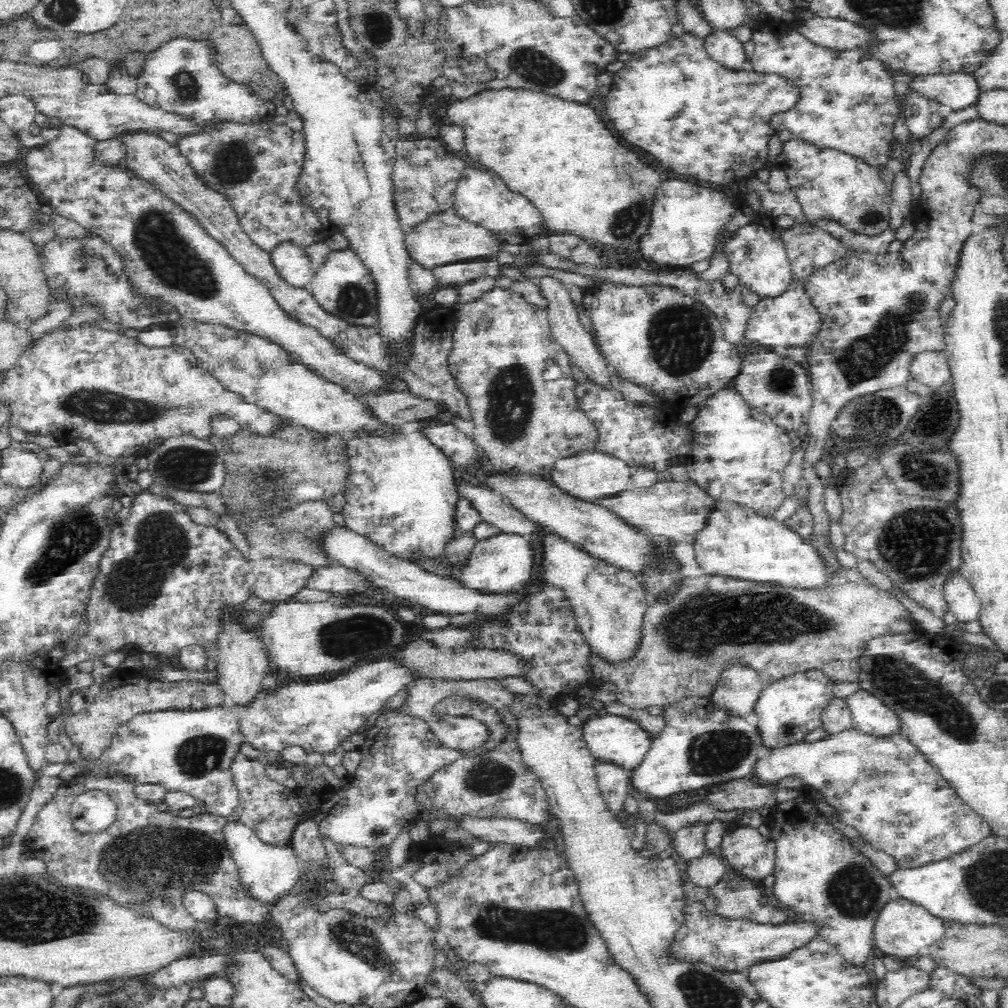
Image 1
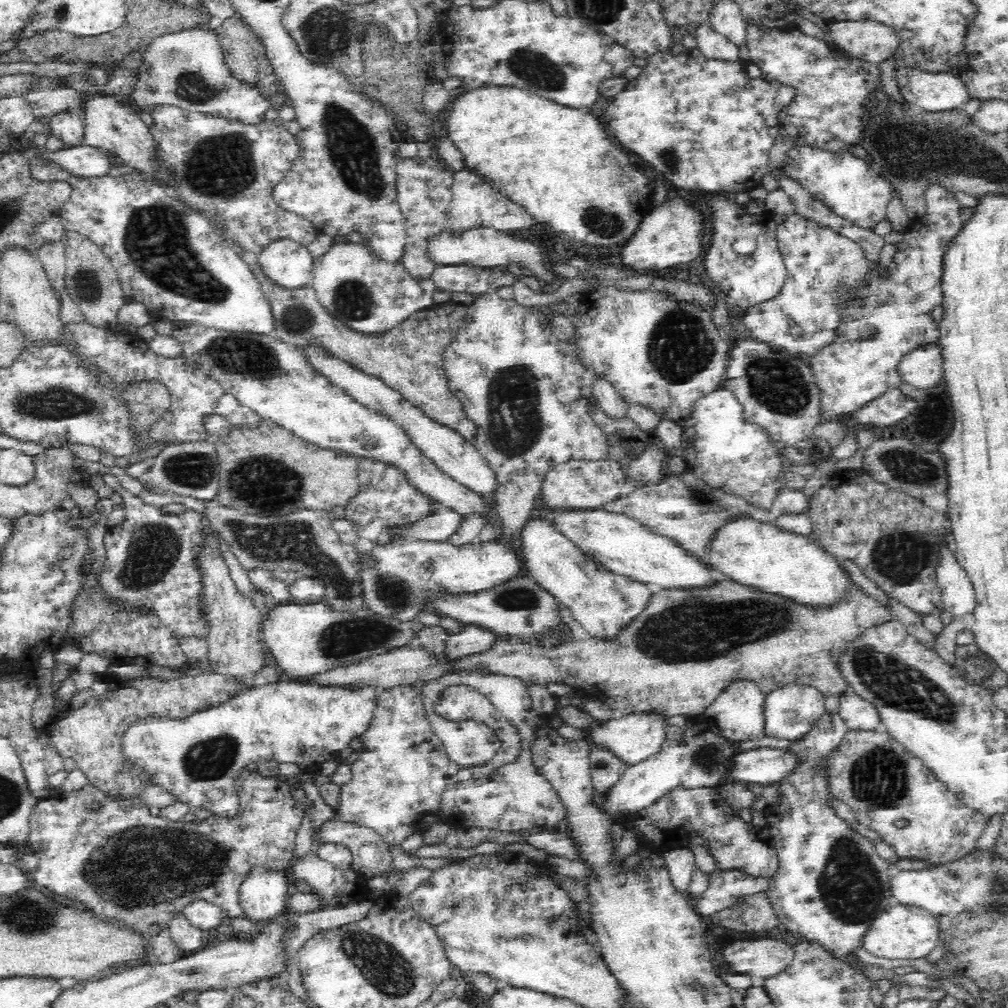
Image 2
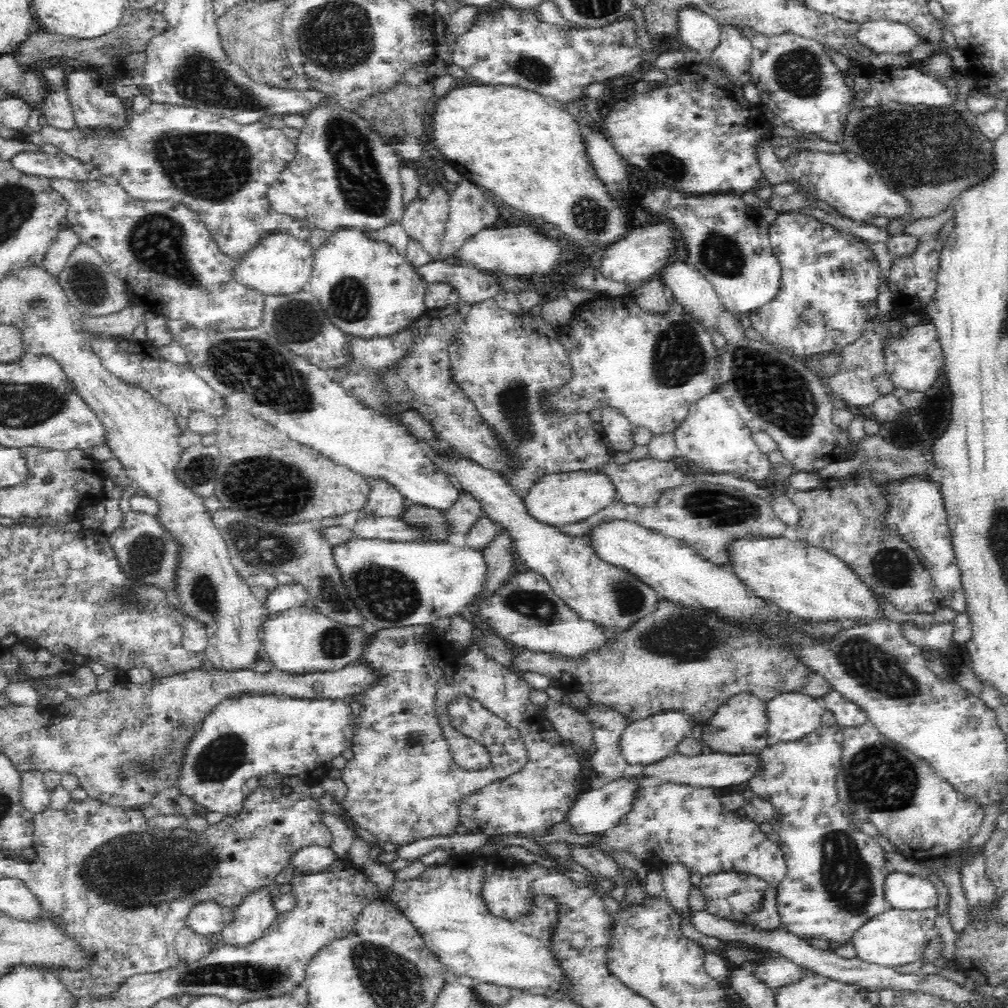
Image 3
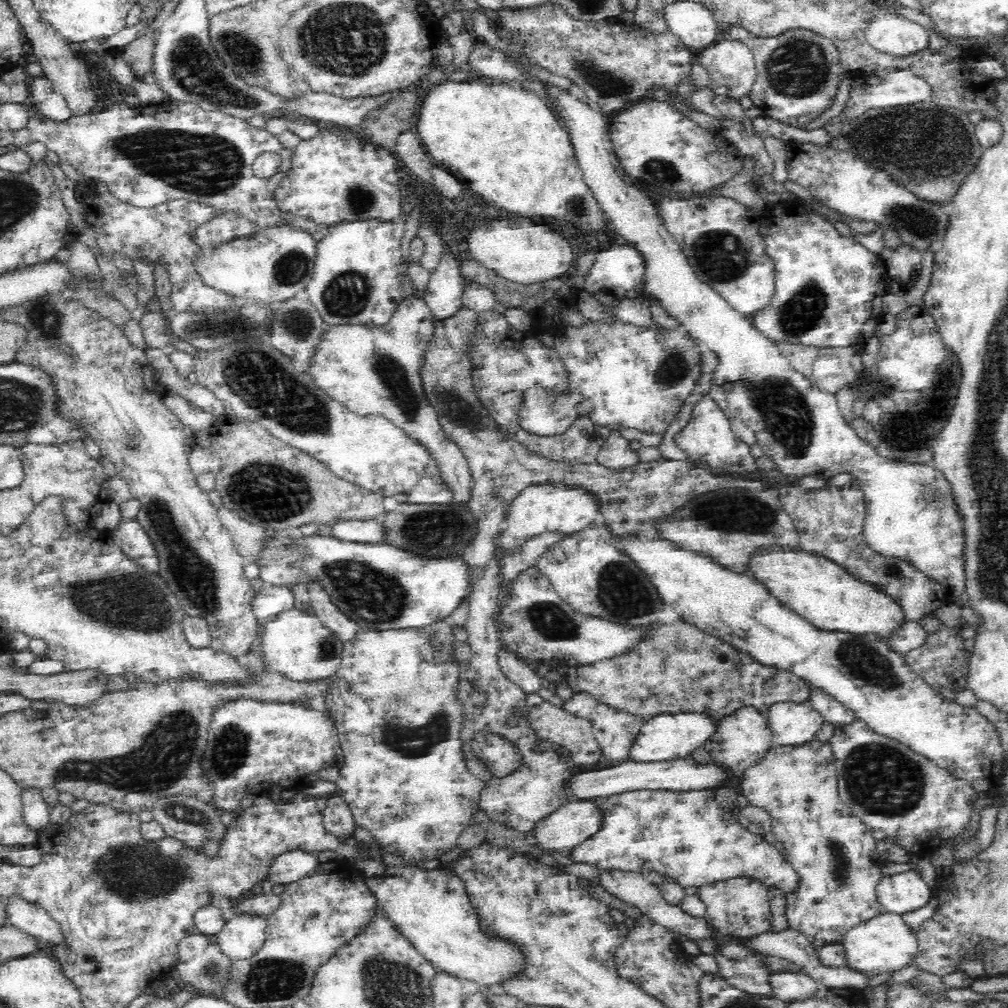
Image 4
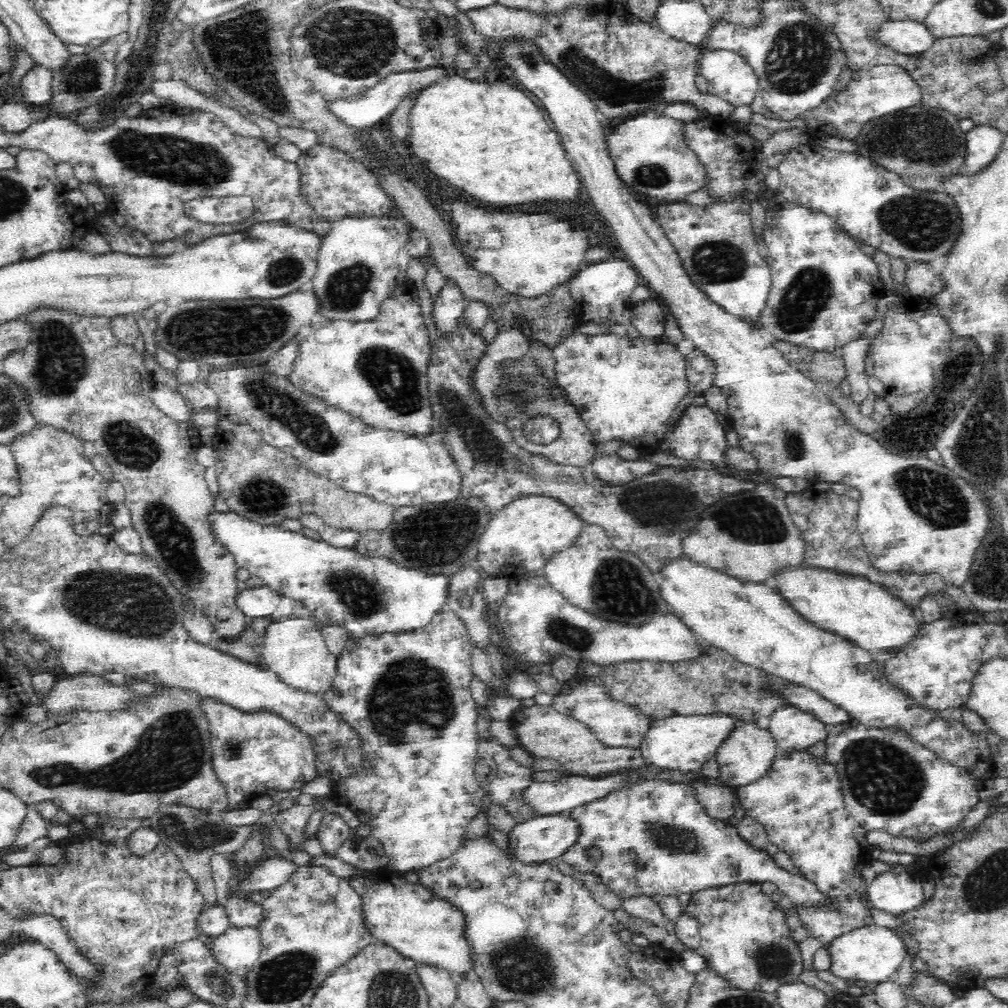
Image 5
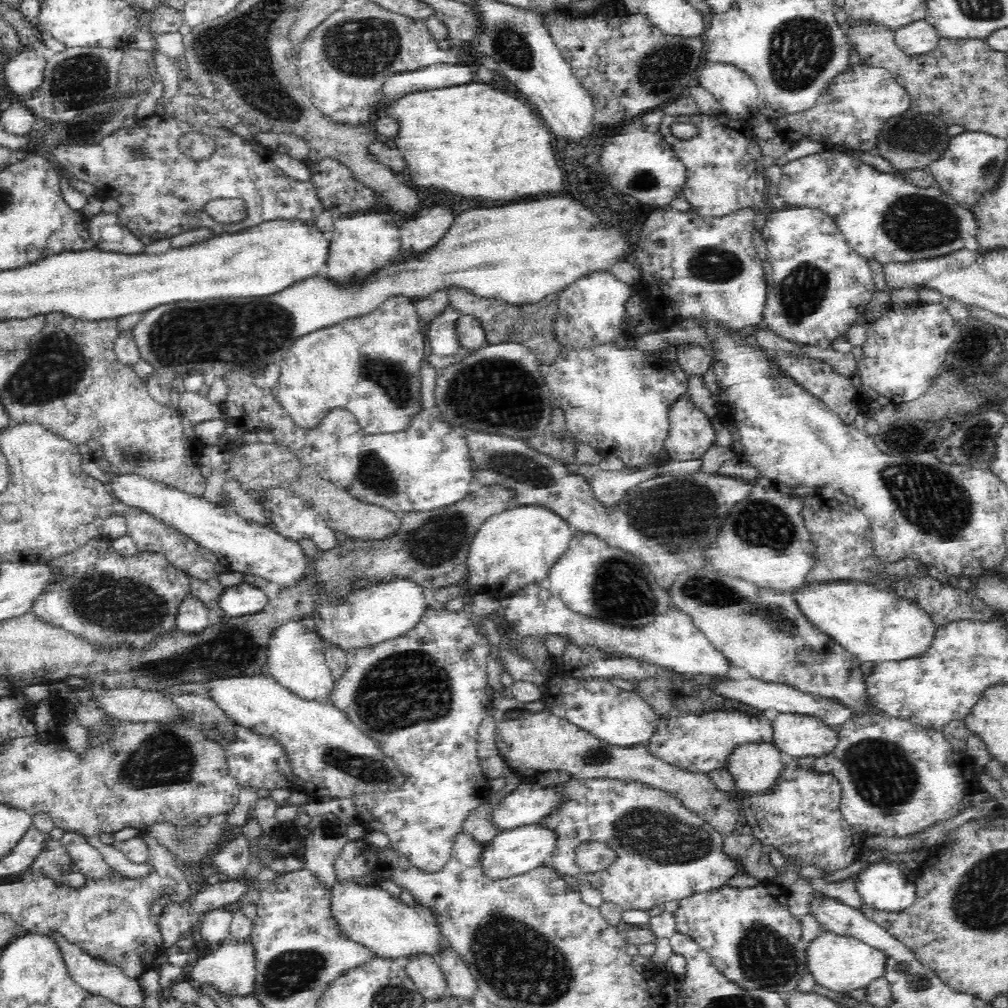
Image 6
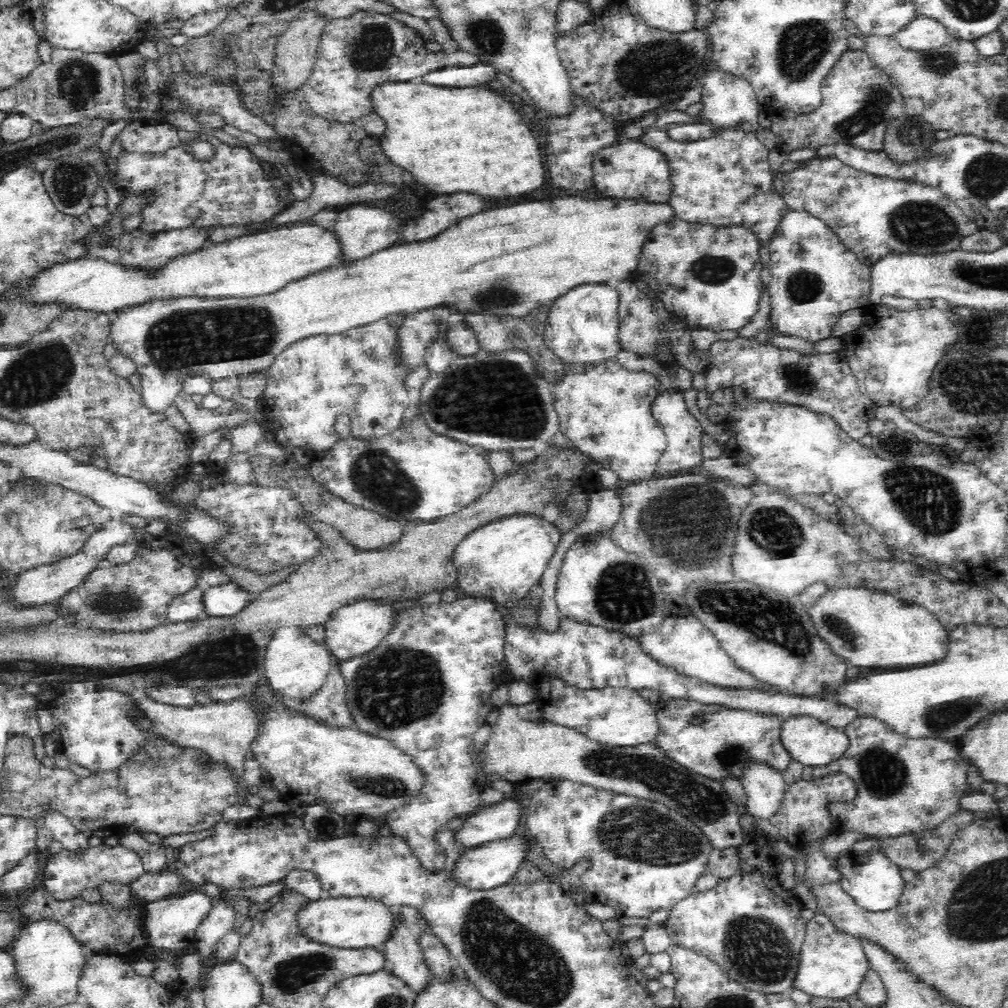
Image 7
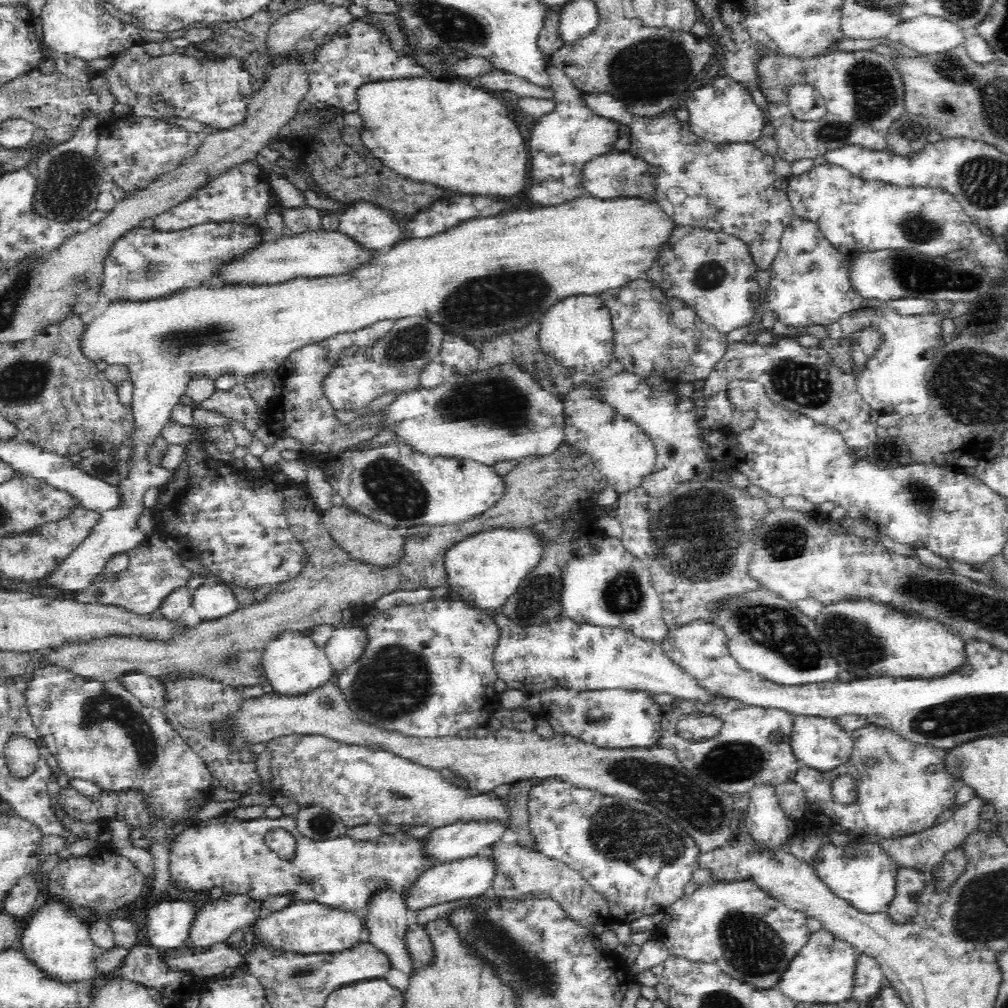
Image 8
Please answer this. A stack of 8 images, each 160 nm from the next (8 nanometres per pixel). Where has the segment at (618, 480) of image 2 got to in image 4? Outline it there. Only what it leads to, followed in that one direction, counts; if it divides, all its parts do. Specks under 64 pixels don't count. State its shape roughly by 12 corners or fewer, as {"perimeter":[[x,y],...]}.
{"perimeter":[[528,485],[510,502],[501,555],[543,532],[600,524],[600,497]]}

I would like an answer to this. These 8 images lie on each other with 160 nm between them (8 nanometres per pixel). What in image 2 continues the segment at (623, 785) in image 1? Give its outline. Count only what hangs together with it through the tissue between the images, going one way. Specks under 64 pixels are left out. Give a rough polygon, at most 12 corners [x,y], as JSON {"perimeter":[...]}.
{"perimeter":[[592,746],[589,763],[601,798],[628,768],[623,760]]}

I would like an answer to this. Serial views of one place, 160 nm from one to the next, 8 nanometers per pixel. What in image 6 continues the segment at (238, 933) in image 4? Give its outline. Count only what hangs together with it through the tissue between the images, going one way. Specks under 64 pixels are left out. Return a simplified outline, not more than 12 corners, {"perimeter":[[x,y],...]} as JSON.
{"perimeter":[[252,941],[211,946],[184,974],[223,994],[253,994]]}

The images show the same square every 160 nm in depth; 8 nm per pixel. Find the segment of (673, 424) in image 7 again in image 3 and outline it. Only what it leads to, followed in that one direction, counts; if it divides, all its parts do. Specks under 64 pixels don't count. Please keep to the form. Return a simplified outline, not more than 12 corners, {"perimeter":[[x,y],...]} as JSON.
{"perimeter":[[712,392],[675,428],[706,473],[764,482],[772,462],[729,400]]}

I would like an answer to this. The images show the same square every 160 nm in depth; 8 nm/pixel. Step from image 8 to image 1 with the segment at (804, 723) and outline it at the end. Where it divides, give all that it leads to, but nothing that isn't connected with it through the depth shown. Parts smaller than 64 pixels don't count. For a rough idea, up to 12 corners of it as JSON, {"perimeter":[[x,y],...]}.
{"perimeter":[[806,669],[765,684],[754,706],[764,749],[822,727],[835,683]]}

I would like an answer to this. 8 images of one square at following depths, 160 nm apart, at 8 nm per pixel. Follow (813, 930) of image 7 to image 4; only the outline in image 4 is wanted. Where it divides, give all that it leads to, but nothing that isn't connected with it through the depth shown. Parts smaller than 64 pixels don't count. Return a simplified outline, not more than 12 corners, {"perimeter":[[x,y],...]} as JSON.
{"perimeter":[[900,913],[847,934],[846,965],[892,973],[915,964],[918,934]]}

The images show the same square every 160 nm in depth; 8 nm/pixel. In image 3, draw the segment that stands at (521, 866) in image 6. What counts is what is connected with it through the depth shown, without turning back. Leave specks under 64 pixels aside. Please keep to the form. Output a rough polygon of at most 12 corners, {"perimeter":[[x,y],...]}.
{"perimeter":[[639,772],[579,794],[566,822],[604,833],[632,812],[650,782]]}

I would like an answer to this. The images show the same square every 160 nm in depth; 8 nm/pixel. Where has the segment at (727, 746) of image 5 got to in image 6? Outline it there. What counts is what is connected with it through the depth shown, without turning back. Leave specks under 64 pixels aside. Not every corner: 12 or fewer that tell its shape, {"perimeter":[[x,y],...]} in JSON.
{"perimeter":[[744,741],[725,760],[740,793],[767,791],[779,777],[780,749]]}

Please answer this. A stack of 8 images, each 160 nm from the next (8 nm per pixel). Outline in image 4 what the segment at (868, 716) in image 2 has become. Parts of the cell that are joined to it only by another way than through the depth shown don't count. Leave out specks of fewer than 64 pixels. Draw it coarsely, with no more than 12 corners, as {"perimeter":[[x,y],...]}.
{"perimeter":[[814,687],[807,702],[834,726],[858,719],[822,688]]}

